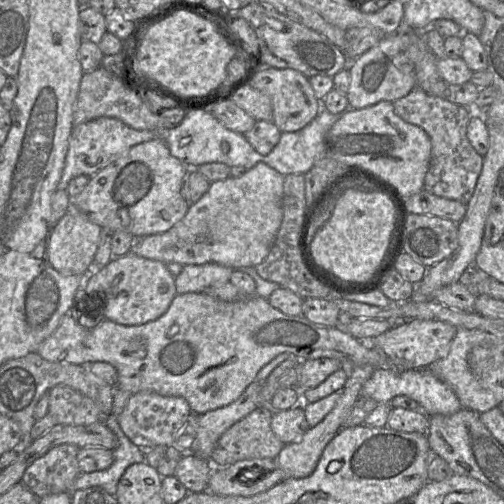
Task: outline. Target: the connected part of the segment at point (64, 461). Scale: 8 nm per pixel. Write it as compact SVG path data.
M61 444L36 459L25 470L21 482L38 498L62 492L72 494L74 482L82 473L78 466L77 454L79 447L74 444Z

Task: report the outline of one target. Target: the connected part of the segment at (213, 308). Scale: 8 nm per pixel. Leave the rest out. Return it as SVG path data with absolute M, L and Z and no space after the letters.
M189 292L185 294L176 294L170 304L170 307L161 317L154 321L135 326L125 326L105 319L95 328L86 329L80 326L68 312L63 315L56 330L40 344L37 350L37 353L42 358L50 362L69 363L75 365L89 365L94 362L107 362L116 369L118 374L117 384L114 386L114 388L128 391L130 394L135 394L140 391L150 391L162 396L182 397L188 402L193 414L203 414L205 412L224 407L236 401L244 392L244 390L256 380L256 376L262 367L268 364L276 356L284 352L293 354L294 357L299 360L335 358L340 360L343 363L343 366L347 367L348 371L352 368L352 366L361 365L371 365L375 368L393 367L390 364L389 358L381 349L375 348L367 341L361 341L355 338L347 331L341 331L338 327L327 327L315 324L309 321L304 315L286 315L280 310L271 306L268 300L259 295L248 296L241 300L227 302L211 296L208 292Z

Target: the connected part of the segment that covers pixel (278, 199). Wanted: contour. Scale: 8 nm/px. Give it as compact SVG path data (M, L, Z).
M260 162L257 163L253 168L247 170L247 172L240 177L229 176L224 180L211 182L208 191L197 202L189 206L189 209L182 220L180 220L178 223L176 223L172 228L170 228L166 232L155 234L155 235L149 235L145 237L134 238L130 253L133 253L135 255L147 259L160 261L165 264L176 262L184 266L184 265L202 265L207 263L215 263L233 269L255 267L267 257L283 219L284 178L285 176L280 174L278 171L271 168L265 163Z

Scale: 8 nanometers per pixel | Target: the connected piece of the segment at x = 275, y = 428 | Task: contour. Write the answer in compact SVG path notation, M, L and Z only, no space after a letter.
M294 406L287 410L274 411L271 429L284 444L300 440L310 429L304 409Z

